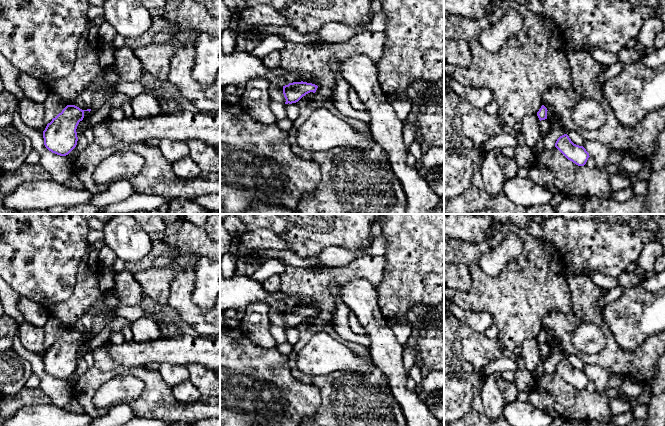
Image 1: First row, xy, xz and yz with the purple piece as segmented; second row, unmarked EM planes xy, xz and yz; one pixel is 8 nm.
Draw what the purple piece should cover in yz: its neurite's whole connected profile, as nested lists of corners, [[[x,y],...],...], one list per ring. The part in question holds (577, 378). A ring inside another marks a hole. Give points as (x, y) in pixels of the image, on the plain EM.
[[[567,358],[560,360],[555,371],[570,385],[578,390],[584,390],[588,384],[589,377],[583,370],[574,368]]]

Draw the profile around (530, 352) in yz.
[[[528,338],[523,341],[519,356],[524,361],[525,368],[533,373],[540,362],[540,344],[537,338]]]

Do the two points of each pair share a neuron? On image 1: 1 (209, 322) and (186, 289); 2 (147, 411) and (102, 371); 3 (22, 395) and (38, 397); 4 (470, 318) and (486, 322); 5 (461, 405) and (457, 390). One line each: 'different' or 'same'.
1: same
2: same
3: same
4: same
5: same

